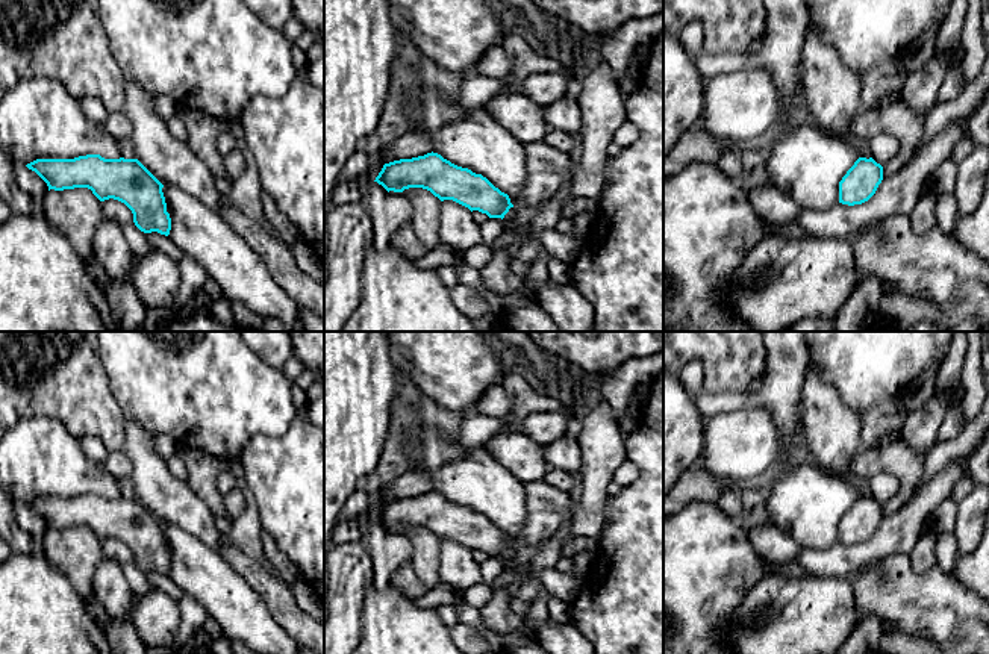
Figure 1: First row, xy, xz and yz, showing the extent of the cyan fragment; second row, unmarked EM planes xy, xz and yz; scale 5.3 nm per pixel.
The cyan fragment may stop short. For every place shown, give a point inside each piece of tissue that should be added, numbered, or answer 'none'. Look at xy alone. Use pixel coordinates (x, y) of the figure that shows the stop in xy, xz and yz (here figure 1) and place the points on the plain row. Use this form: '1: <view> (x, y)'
none

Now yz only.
none

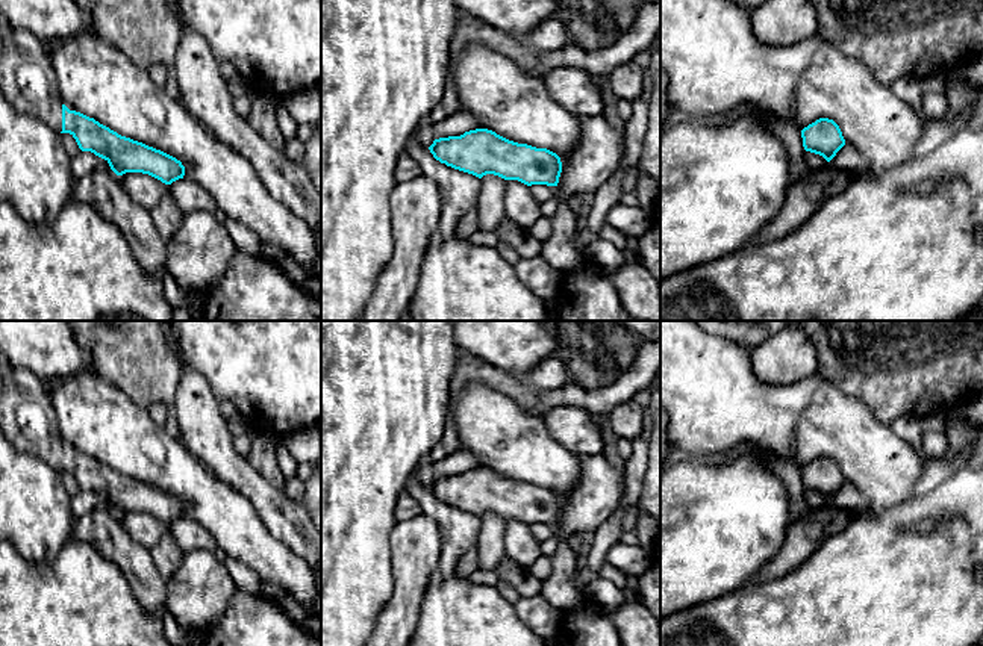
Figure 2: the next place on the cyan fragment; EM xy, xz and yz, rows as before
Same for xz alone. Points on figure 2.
none

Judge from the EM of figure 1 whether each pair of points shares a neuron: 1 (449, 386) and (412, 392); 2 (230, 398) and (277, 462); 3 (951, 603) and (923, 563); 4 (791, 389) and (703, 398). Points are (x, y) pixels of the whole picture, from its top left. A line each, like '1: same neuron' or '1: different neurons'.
1: different neurons
2: different neurons
3: different neurons
4: same neuron

